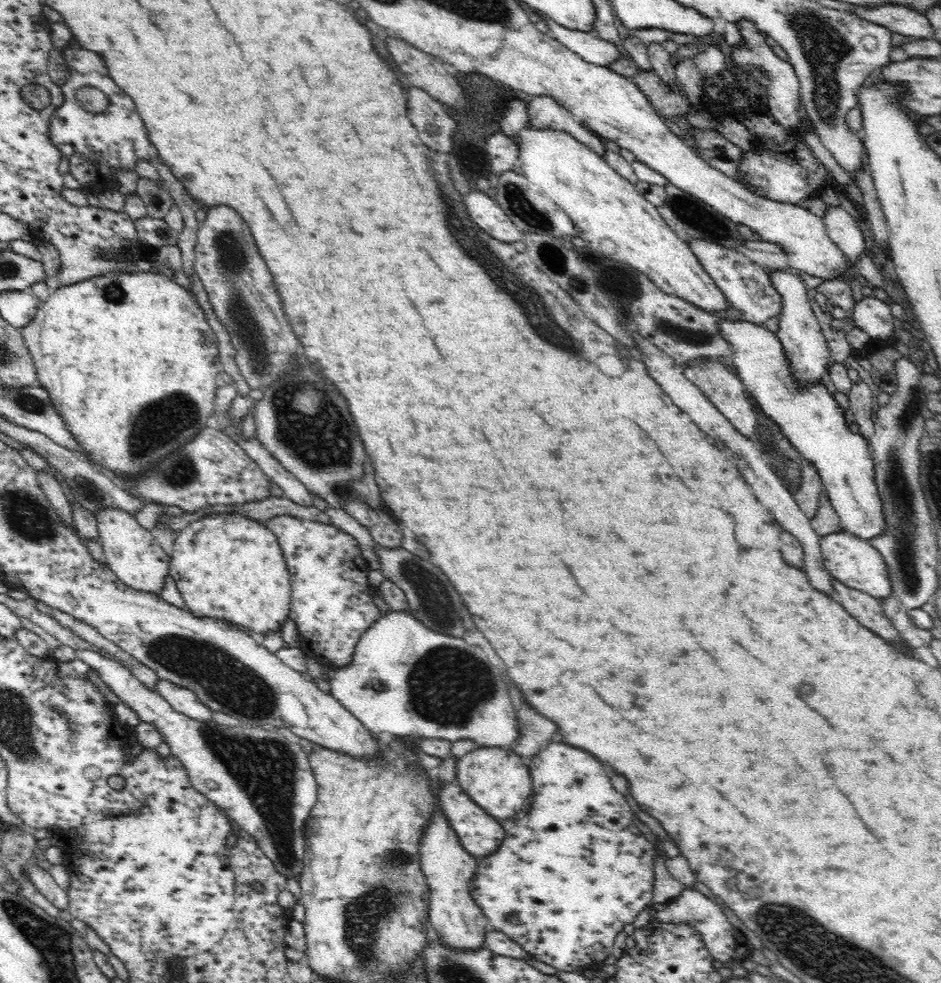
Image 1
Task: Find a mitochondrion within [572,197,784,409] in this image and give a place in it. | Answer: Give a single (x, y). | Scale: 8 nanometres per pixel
(672, 329)

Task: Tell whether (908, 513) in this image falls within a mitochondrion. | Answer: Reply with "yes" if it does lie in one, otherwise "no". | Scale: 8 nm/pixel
yes

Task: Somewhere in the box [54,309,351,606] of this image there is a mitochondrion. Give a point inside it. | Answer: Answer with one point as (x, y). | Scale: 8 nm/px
(165, 423)

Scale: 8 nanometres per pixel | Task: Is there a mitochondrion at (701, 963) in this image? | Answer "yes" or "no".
no

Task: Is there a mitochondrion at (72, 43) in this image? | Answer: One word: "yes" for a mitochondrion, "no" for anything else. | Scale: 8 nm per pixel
no

